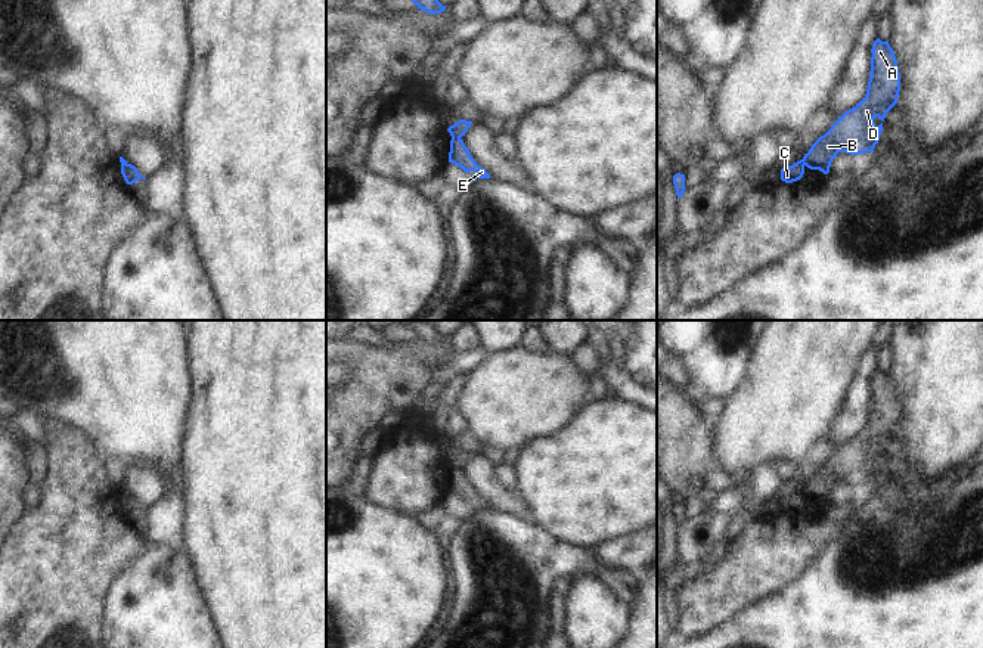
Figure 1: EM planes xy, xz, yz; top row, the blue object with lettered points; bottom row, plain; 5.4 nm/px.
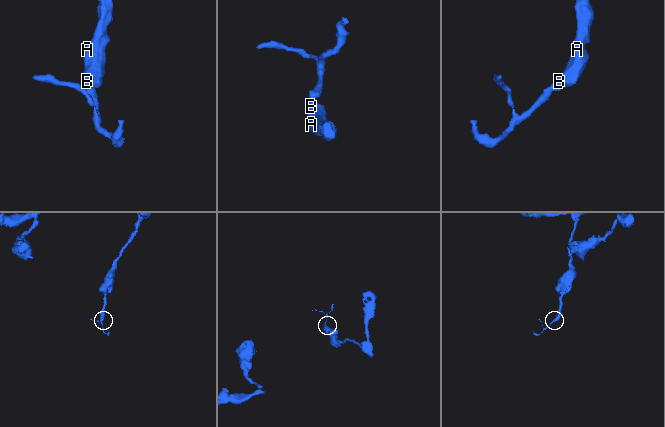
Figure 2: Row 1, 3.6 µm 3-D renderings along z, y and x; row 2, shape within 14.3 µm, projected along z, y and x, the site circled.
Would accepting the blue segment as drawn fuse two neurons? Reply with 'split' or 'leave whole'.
split

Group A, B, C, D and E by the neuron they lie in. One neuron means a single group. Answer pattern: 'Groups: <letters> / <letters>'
Groups: A B D E / C.

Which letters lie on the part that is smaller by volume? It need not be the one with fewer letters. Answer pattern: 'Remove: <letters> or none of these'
Remove: C

